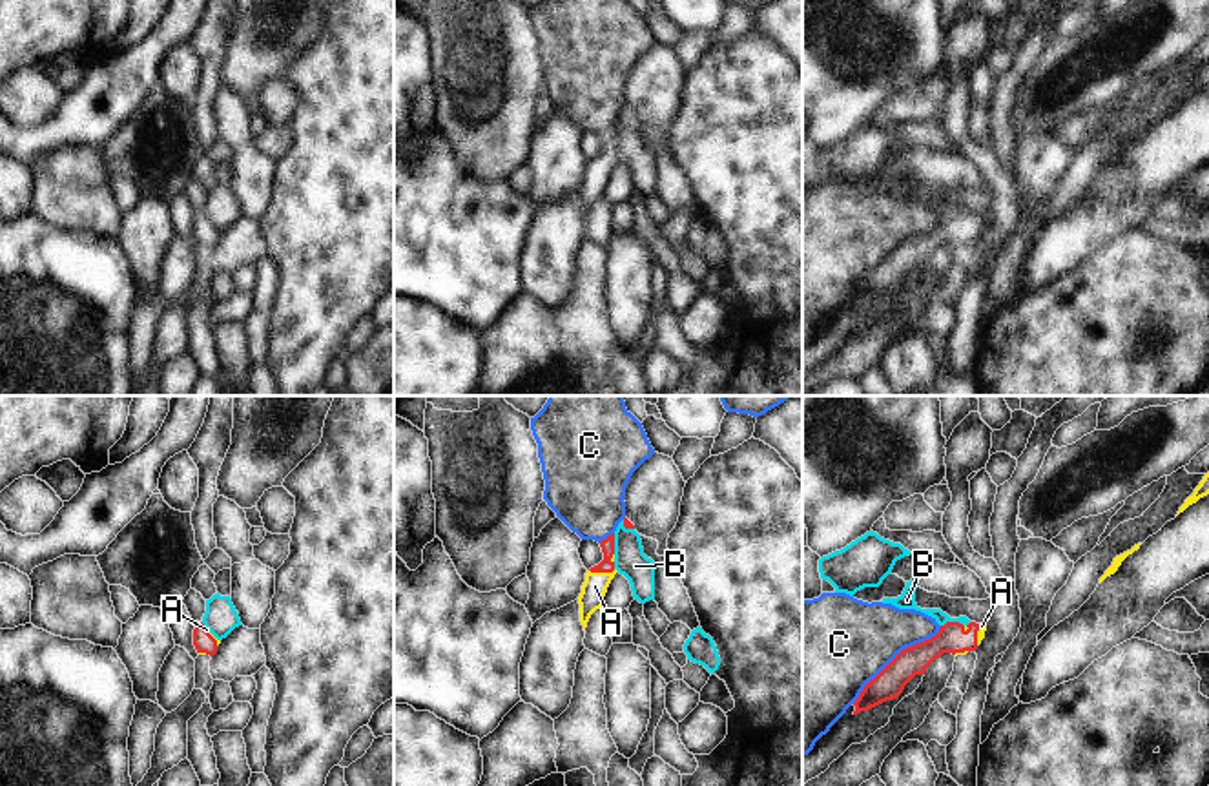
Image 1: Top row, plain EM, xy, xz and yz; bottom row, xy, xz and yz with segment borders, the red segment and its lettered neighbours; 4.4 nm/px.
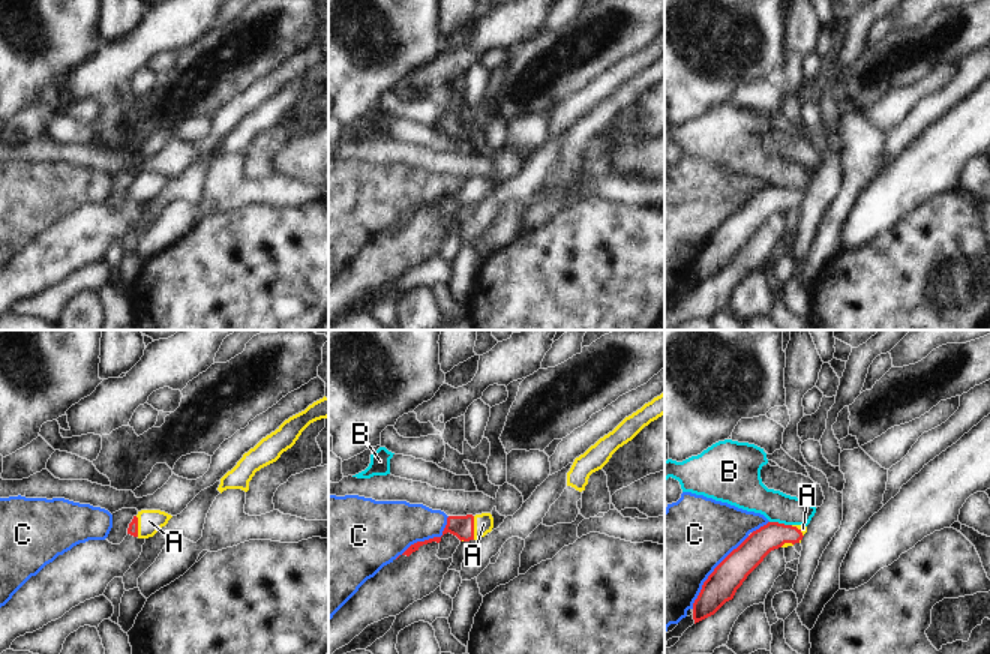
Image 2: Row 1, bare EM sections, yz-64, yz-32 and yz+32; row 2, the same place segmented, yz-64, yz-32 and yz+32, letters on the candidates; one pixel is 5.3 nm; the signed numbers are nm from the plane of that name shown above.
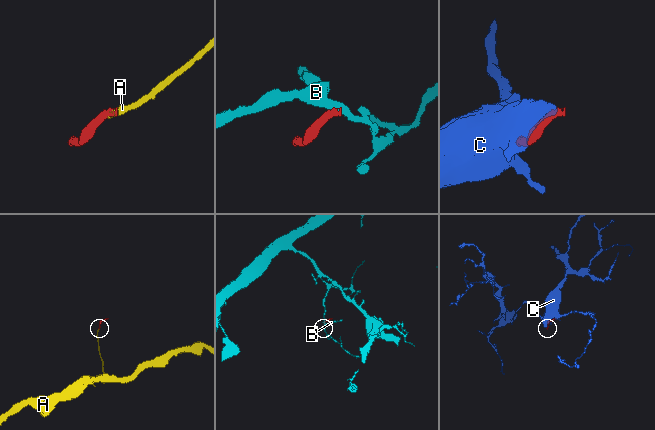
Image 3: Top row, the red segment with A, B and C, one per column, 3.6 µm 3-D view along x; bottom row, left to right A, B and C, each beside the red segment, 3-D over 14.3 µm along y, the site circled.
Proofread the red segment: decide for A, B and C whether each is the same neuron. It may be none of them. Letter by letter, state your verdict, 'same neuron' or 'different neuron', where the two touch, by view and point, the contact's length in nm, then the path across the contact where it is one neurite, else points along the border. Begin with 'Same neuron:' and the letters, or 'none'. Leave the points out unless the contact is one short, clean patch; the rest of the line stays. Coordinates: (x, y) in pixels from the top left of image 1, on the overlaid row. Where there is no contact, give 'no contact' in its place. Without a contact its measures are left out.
Same neuron: A
A: same neuron; contact xz (602, 571); length 120 nm; way xz (608, 546), (602, 571), (595, 586)
B: different neuron; contact yz (952, 622); length 100 nm; border yz (963, 624), (945, 622), (941, 626)
C: different neuron; contact yz (898, 655); length 500 nm

